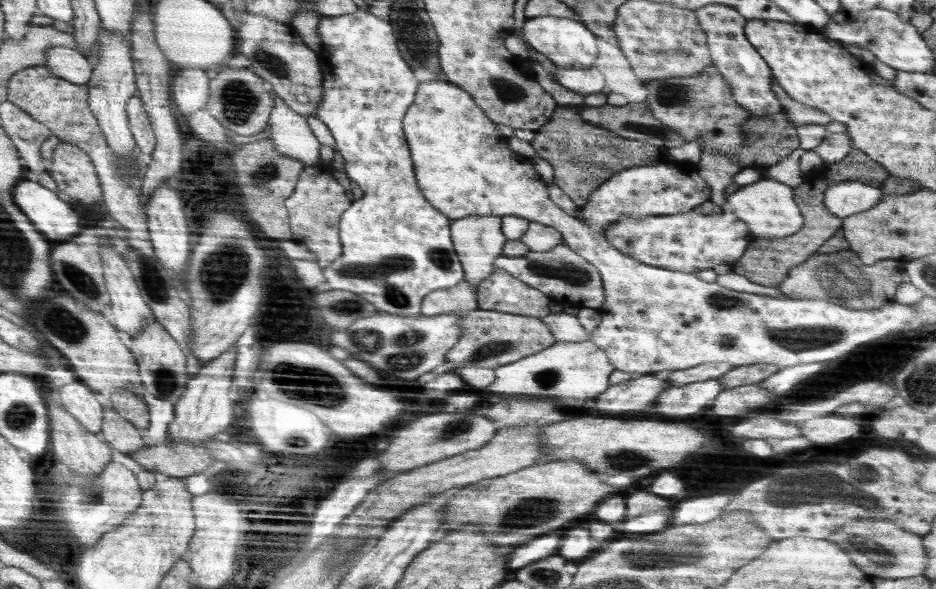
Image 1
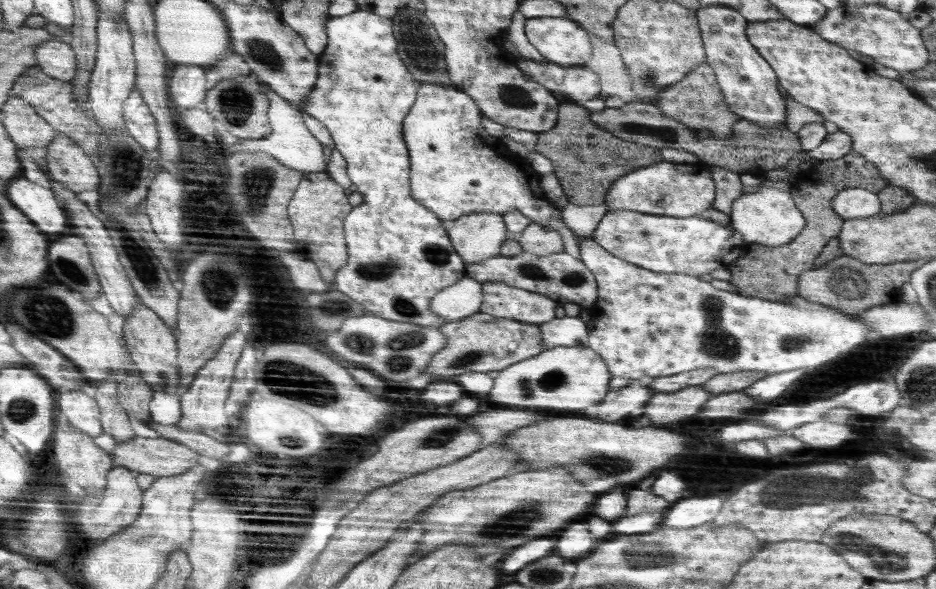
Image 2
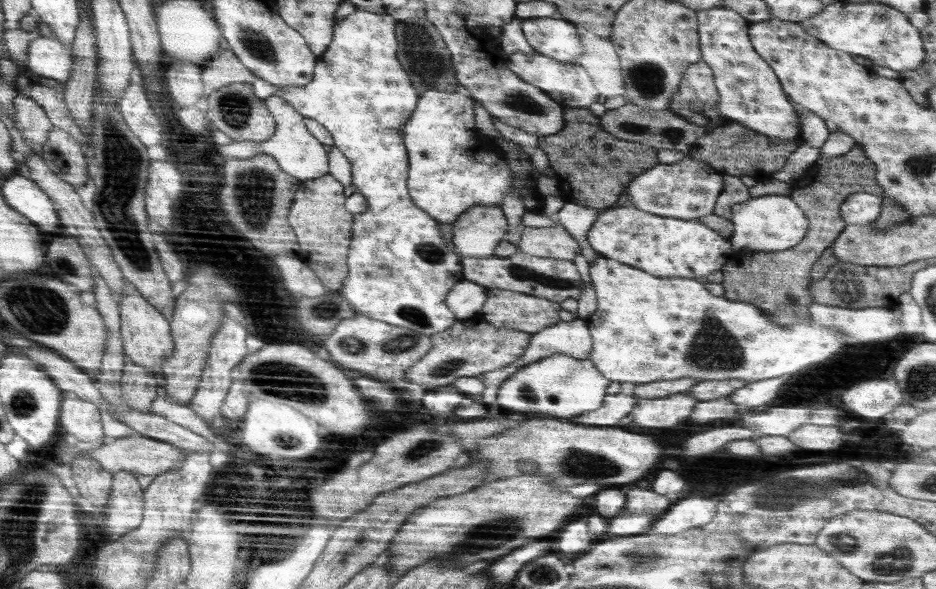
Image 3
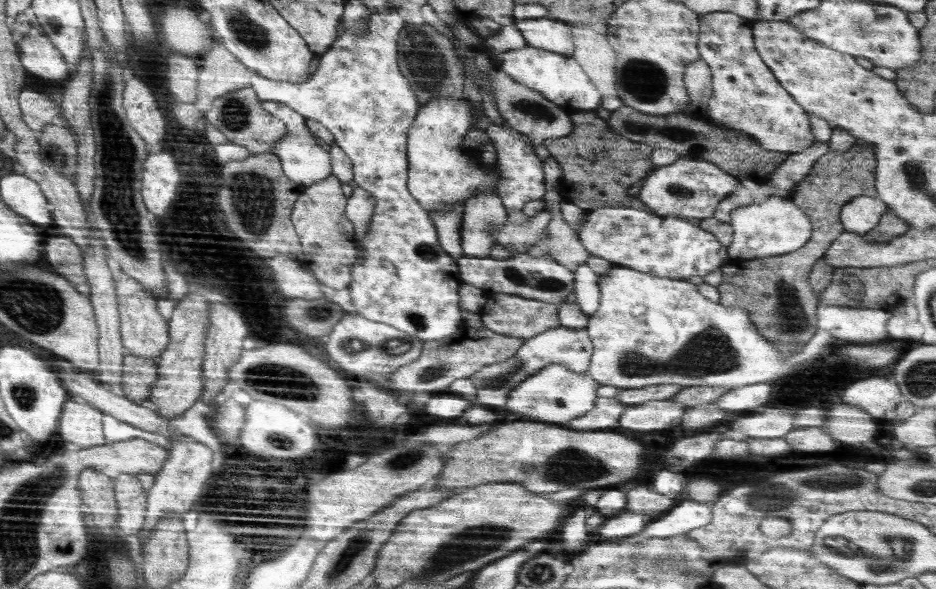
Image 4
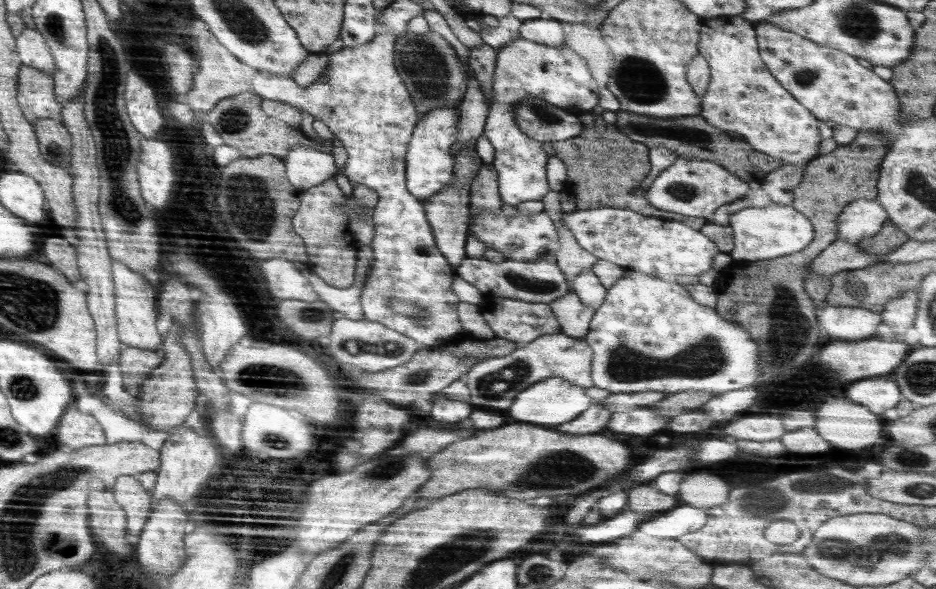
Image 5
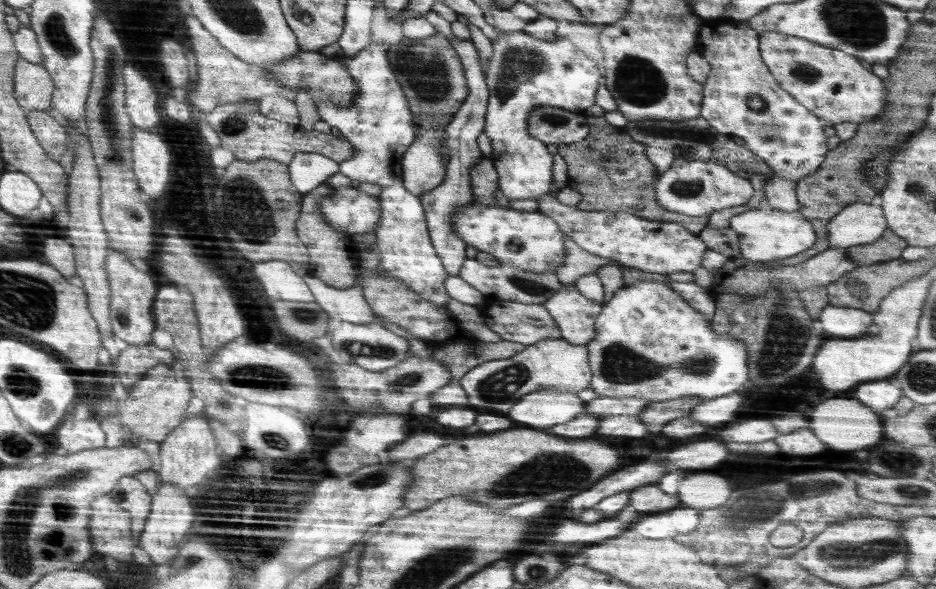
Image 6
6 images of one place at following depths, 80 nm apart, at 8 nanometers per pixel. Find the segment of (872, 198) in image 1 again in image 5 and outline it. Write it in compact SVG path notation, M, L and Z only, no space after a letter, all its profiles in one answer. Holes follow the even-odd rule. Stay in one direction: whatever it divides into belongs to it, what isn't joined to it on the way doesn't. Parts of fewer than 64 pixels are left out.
M861 198L850 202L836 219L838 239L857 243L874 236L888 219L886 209L875 199Z

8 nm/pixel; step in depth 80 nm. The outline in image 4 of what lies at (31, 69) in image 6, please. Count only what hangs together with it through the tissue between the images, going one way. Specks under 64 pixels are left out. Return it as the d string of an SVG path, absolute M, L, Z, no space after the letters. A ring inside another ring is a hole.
M32 74L25 76L26 86L21 90L20 107L24 121L37 133L40 140L42 129L47 125L55 122L57 114L60 112L60 104L56 104L53 100L43 92L43 88L39 88L42 79Z

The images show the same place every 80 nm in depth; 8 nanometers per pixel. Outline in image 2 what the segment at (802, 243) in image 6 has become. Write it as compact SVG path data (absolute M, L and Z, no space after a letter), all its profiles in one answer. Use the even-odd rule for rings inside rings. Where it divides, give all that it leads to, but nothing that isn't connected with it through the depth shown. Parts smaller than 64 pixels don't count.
M759 187L756 192L742 193L731 204L731 224L746 244L782 246L794 240L806 224L806 219L791 195L784 189Z

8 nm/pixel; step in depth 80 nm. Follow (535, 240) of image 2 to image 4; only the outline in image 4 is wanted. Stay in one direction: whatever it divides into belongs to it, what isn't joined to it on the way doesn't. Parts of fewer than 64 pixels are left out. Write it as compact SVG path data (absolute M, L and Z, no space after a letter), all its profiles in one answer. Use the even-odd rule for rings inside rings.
M558 189L546 191L541 200L545 202L545 208L549 210L551 219L546 225L545 237L536 241L527 253L534 258L549 255L574 272L580 264L588 260L590 254L581 243L577 232L562 219L560 205L564 198L561 197Z

